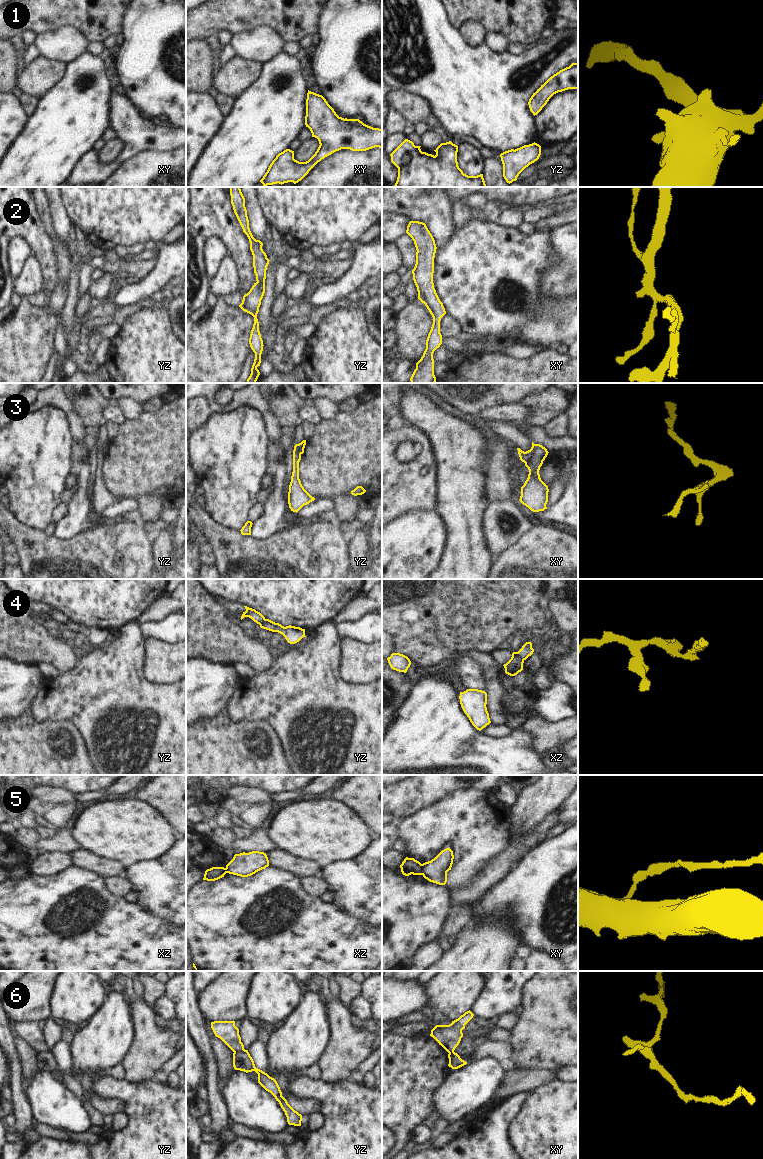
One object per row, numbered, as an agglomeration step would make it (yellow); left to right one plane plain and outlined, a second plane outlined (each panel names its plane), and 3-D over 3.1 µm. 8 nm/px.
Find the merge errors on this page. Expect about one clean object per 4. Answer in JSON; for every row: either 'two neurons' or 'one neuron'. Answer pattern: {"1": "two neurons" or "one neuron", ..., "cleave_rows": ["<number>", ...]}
{"1": "one neuron", "2": "one neuron", "3": "two neurons", "4": "two neurons", "5": "two neurons", "6": "two neurons", "cleave_rows": ["3", "4", "5", "6"]}

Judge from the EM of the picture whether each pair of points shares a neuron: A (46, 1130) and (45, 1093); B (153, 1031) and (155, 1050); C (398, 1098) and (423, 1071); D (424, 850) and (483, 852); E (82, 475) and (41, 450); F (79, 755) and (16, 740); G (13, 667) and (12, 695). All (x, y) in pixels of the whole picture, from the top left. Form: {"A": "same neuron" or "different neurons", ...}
{"A": "different neurons", "B": "same neuron", "C": "same neuron", "D": "same neuron", "E": "different neurons", "F": "same neuron", "G": "same neuron"}

